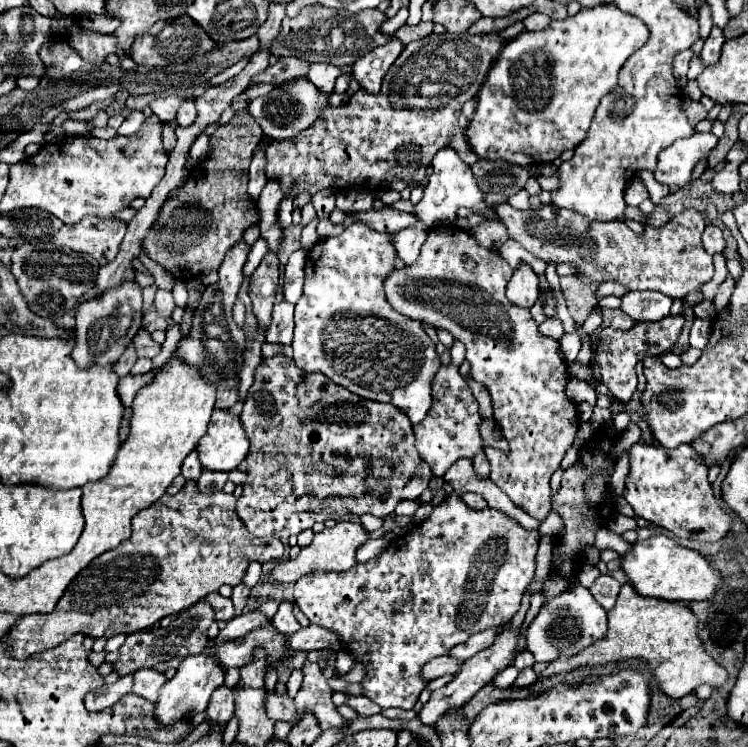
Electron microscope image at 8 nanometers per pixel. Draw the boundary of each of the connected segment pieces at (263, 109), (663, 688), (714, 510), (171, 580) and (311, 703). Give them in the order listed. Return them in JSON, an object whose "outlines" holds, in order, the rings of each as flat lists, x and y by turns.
{"outlines":[[[296,78,290,86,286,88,276,88,266,96,258,96,248,104,248,112,254,116,254,120,260,124,264,136,274,138,274,140,286,140,294,138,302,130,310,128,318,118,324,108,328,108,328,98,322,96,316,86,306,80,306,78]],[[624,584,618,594,616,606,608,612,608,624,610,628,606,638,594,642,572,658,560,656,556,662,550,662,538,678,544,680,554,674,572,672,584,666,606,666,610,662,638,658,648,664,660,692,664,692,670,700,680,700,682,696,692,694,700,684,720,688,728,678,728,672,706,654,696,634,696,616,684,604,644,598,630,584]],[[638,442,628,450,628,456,630,456,630,472,626,476,624,498,634,508,636,516,646,518,654,526,662,526,680,538,692,538,700,542,718,542,720,538,726,536,732,524,732,518,718,506,712,494,712,486,708,484,708,478,706,478,708,468,704,466,702,458,692,450,690,444,668,450,662,446,650,446,650,444]],[[186,482,184,488,176,496,162,496,154,506,142,510,132,520,132,536,116,546,110,552,94,558,66,588,56,608,50,614,34,614,22,616,16,620,4,636,6,654,10,658,26,660,34,654,42,654,72,634,84,634,90,638,112,638,114,634,134,634,146,628,152,628,156,622,170,614,178,614,192,604,200,602,206,594,218,592,220,586,230,584,236,586,242,582,244,572,250,562,278,562,284,554,284,544,276,536,252,536,244,522,234,514,236,498,234,494,214,492,202,494,196,490,194,482]],[[306,662,302,672,304,672,304,682,294,698,300,716,304,714,304,710,310,710,318,718,322,730,344,728,346,720,338,714,332,702,332,690,328,688,320,666,316,662]]]}

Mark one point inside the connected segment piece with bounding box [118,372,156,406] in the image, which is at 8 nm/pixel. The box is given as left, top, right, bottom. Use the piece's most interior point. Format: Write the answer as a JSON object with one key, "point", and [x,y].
{"point":[129,385]}

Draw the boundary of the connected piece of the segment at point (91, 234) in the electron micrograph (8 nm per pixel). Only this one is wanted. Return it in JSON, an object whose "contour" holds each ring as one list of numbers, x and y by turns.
{"contour":[[82,218,74,226,62,226,52,244,58,248,78,250,94,256,100,264,108,264,116,258,118,246,126,234,126,222,116,218]]}

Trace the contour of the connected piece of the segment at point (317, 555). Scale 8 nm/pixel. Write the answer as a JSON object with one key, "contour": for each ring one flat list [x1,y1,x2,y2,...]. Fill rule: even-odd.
{"contour":[[336,522,336,526,332,528,324,528,322,532,318,532,312,540,312,544,308,548,302,548,298,552,296,558,290,560,282,560,276,564,276,568,272,570,272,576,276,582,296,582,298,578,302,578,304,574,310,574,312,570,350,570,356,560,354,554,356,550,368,540,368,532,362,528,362,524,354,524,354,522]]}

